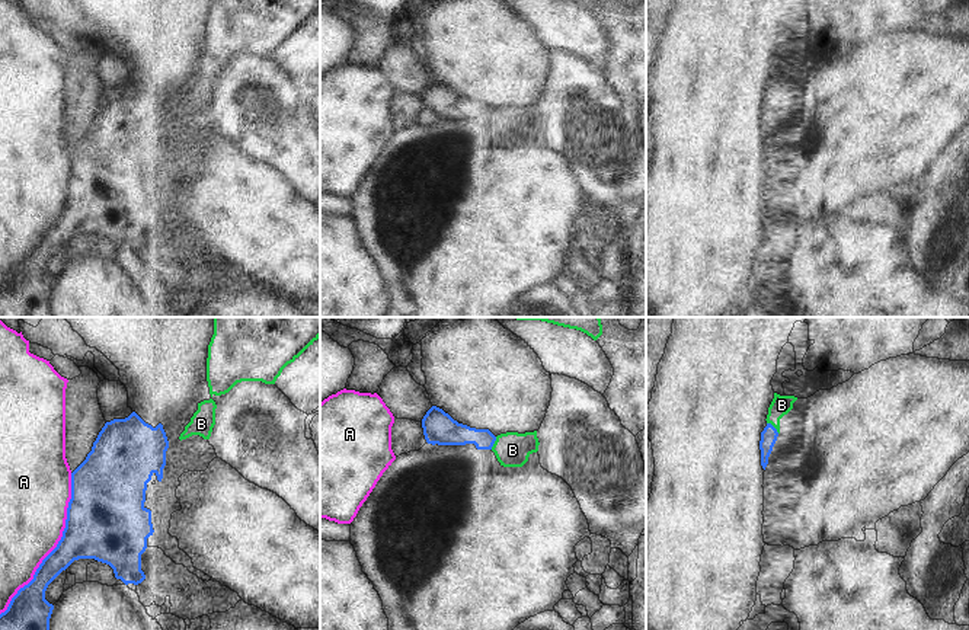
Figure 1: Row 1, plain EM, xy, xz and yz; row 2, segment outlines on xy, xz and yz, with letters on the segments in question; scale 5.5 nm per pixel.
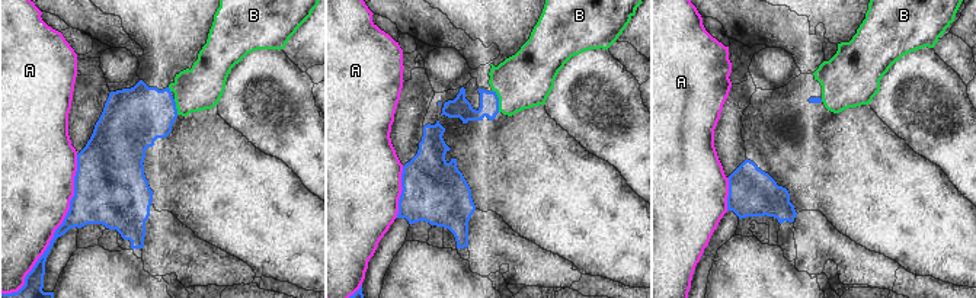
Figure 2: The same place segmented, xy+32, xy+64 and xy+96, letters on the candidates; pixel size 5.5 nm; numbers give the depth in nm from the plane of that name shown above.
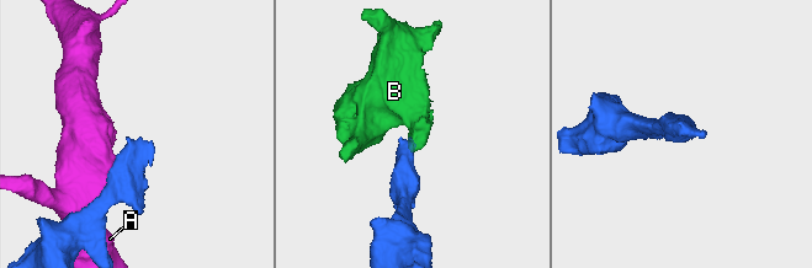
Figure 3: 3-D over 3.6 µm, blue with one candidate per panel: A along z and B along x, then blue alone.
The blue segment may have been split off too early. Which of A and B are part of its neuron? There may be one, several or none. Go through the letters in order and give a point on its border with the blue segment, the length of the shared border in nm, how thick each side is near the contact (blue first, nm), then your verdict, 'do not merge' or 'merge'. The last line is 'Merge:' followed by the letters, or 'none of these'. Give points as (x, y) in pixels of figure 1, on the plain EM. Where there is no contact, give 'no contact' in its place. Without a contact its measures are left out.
A: xy (57, 218) | 900 nm | 360/360 nm | do not merge
B: yz (773, 101) | 90 nm | 90/110 nm | merge
Merge: B

